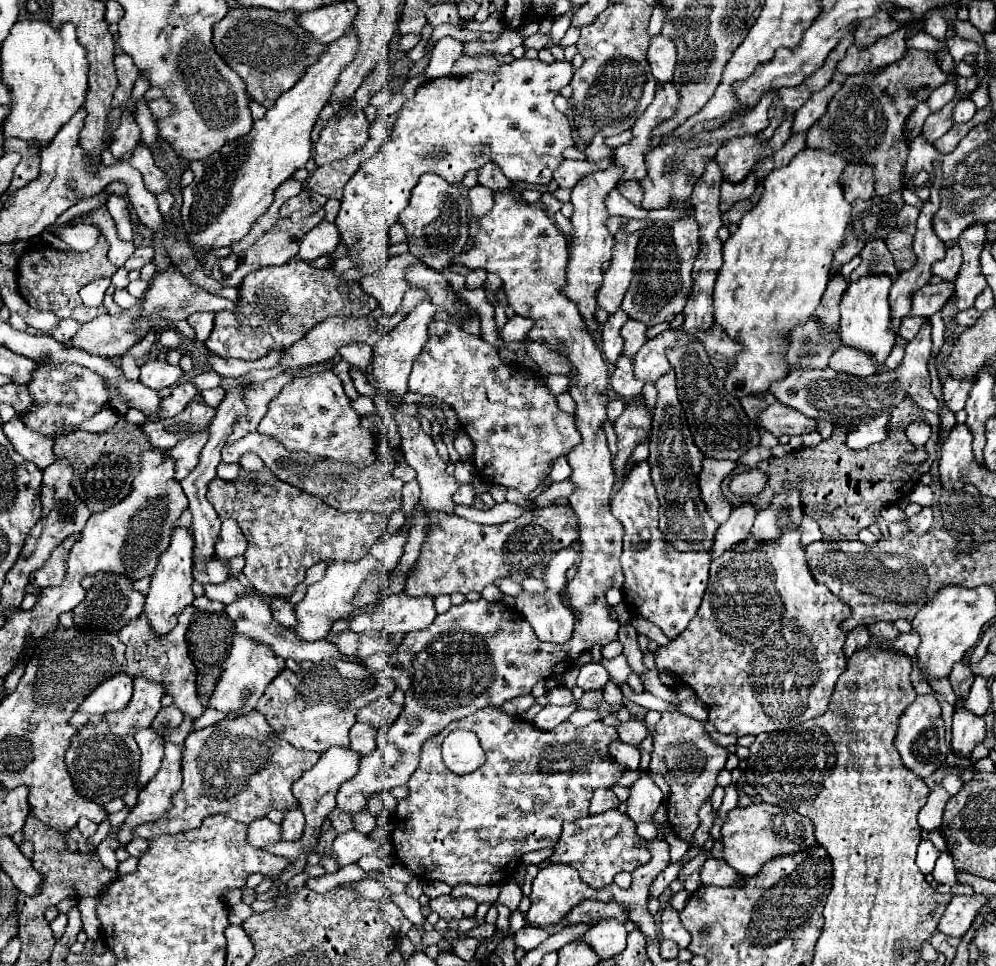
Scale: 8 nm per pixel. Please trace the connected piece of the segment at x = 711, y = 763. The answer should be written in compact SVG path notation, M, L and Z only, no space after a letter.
M664 711L656 723L654 751L650 769L662 775L670 787L668 797L668 821L676 837L692 843L692 835L700 825L698 811L712 797L718 773L724 769L728 759L726 747L720 747L704 729L702 721L696 721L680 711Z

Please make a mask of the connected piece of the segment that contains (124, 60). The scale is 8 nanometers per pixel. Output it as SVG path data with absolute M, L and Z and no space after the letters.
M122 53L122 55L116 55L114 59L114 65L116 65L116 75L118 75L118 89L114 93L114 99L116 103L124 103L130 99L130 93L132 93L132 87L134 87L134 81L138 79L138 67L134 65L132 57Z

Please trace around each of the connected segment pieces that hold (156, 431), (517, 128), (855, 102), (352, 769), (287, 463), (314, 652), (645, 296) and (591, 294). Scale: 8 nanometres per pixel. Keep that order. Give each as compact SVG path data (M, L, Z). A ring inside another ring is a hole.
M198 393L182 413L178 413L172 419L162 419L156 423L144 423L142 429L148 433L150 443L162 451L172 449L178 441L202 431L202 427L208 427L208 423L214 417L214 409L208 407Z
M522 57L522 59L514 59L514 61L508 63L508 65L500 65L496 73L474 71L474 73L460 75L460 77L452 77L452 75L450 75L450 77L426 81L426 83L416 91L416 95L404 103L404 107L402 107L400 113L398 113L398 119L396 119L396 125L394 125L390 137L384 139L384 143L378 147L378 153L372 155L368 161L364 161L364 163L360 165L360 169L354 173L354 177L352 177L352 179L346 183L346 187L344 187L344 197L342 197L340 213L338 213L338 217L336 217L336 227L338 227L338 231L340 231L340 243L346 245L348 257L356 263L356 269L362 271L362 277L374 275L374 273L378 273L378 271L382 271L382 269L386 267L386 261L388 261L388 227L398 221L398 213L406 207L406 203L408 203L408 199L410 199L412 187L418 183L420 175L424 175L424 173L436 173L436 175L444 177L448 183L460 183L460 181L464 179L466 171L470 171L470 169L480 169L482 165L486 165L486 163L492 161L492 163L496 163L496 165L502 169L502 173L504 173L510 181L526 181L526 183L532 183L532 185L550 185L552 173L554 173L554 171L558 169L558 165L564 161L562 151L564 151L566 147L574 145L574 137L572 137L574 129L572 129L568 117L566 117L564 113L560 113L560 111L552 105L552 99L560 93L560 89L562 89L564 85L569 85L572 75L574 75L574 67L572 67L572 63L568 63L568 61L556 61L556 63L552 63L552 65L546 65L546 63L538 61L538 59L526 59L526 57Z
M908 49L900 63L894 63L880 73L850 75L830 101L826 115L808 129L806 147L830 151L846 159L846 163L870 165L874 171L874 193L886 197L902 187L902 169L908 157L904 127L910 113L946 81L950 81L950 75L938 67L936 55L918 49Z
M330 747L326 753L320 755L318 763L306 771L298 781L294 781L292 785L292 793L294 797L300 801L302 805L302 813L306 817L306 829L304 829L304 837L296 843L284 843L284 841L278 841L278 843L268 843L264 845L266 851L270 853L276 853L276 855L282 855L282 857L288 857L288 859L294 859L294 867L288 867L280 877L278 877L278 885L286 883L292 875L300 873L304 867L306 867L306 859L300 857L302 855L302 847L306 845L316 845L316 835L318 835L318 829L320 825L324 823L324 819L328 817L328 813L336 807L336 791L338 787L352 779L356 773L358 773L358 763L360 763L360 757L350 749L350 747Z
M250 433L242 439L238 439L234 445L226 445L222 449L222 461L224 463L238 463L240 457L248 451L254 451L262 457L266 467L272 469L272 473L294 487L298 487L304 493L310 493L314 497L320 497L328 505L340 509L340 511L372 511L382 515L384 519L390 519L394 511L402 509L402 481L392 475L390 463L376 459L370 463L370 467L362 467L362 471L350 471L350 467L342 467L342 463L330 463L330 459L314 459L314 455L306 453L292 453L282 447L276 439L270 439L262 433Z
M244 595L238 597L234 603L226 605L226 613L230 615L230 619L236 625L236 633L240 635L250 635L252 639L258 639L260 643L266 643L268 647L272 647L274 655L282 657L282 659L294 659L296 663L302 661L324 661L324 659L346 659L346 661L356 661L360 663L360 657L346 657L338 651L338 647L328 641L328 639L318 639L318 641L302 641L294 635L294 631L290 631L288 627L280 627L276 623L276 619L270 613L270 607L256 595Z
M680 219L666 223L656 221L650 229L642 233L642 239L636 249L634 279L624 295L622 311L644 325L670 323L682 309L692 287L692 265L700 251L698 223L694 219Z
M610 163L610 167L606 171L584 177L572 189L572 199L570 199L574 203L574 213L570 217L570 221L572 221L570 239L572 241L568 247L570 257L568 257L568 267L566 267L566 287L562 287L562 295L566 295L570 301L576 303L590 333L600 329L600 323L594 317L594 311L598 305L596 291L602 287L602 263L610 261L612 247L614 247L614 235L606 227L608 211L604 207L604 197L608 195L610 189L616 187L620 177L622 177L622 167L616 167L614 163Z

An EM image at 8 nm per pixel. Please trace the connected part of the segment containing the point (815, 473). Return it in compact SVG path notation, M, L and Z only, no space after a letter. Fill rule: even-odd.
M904 399L890 417L890 439L884 439L882 443L874 443L862 451L850 451L846 447L846 431L844 427L834 427L832 437L828 441L822 441L820 445L808 449L808 447L800 447L798 451L792 451L784 457L772 457L766 459L762 463L758 463L756 467L768 473L768 483L766 489L756 495L756 497L734 497L730 495L730 503L732 509L740 507L742 503L750 503L754 505L756 511L762 511L766 507L770 507L772 497L790 489L790 487L798 487L800 491L800 501L802 501L802 511L806 515L810 515L812 519L818 521L824 539L826 541L844 541L844 539L856 539L856 535L860 533L860 529L870 527L880 509L884 505L890 505L898 499L902 499L902 495L906 495L906 491L910 491L914 487L914 483L918 483L920 475L932 469L932 463L938 457L936 451L936 443L938 443L938 417L934 413L922 411L918 407L914 407L912 399ZM916 421L926 421L932 427L932 435L928 439L928 443L924 445L924 449L930 453L930 459L922 465L900 465L900 457L904 453L912 453L916 447L906 439L906 427L916 423ZM824 513L830 515L830 521L824 521Z

